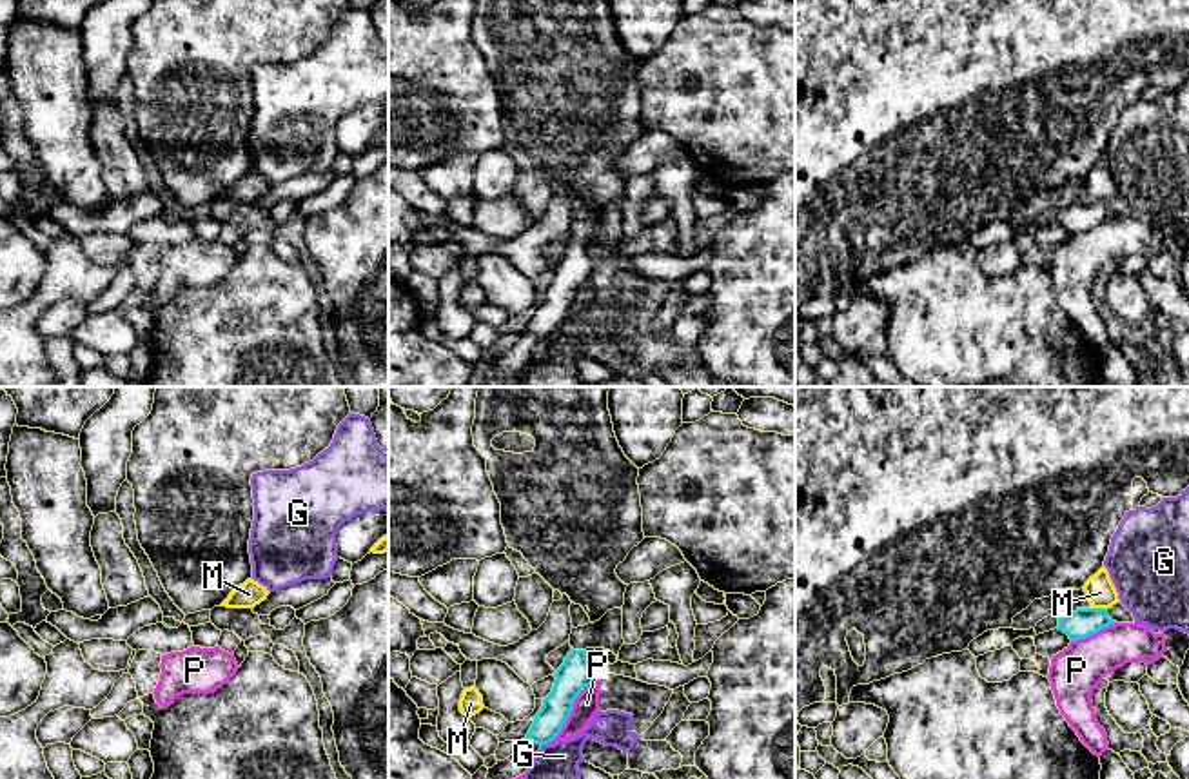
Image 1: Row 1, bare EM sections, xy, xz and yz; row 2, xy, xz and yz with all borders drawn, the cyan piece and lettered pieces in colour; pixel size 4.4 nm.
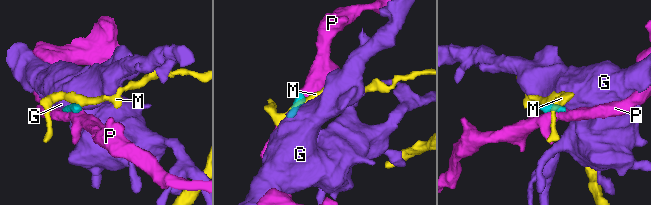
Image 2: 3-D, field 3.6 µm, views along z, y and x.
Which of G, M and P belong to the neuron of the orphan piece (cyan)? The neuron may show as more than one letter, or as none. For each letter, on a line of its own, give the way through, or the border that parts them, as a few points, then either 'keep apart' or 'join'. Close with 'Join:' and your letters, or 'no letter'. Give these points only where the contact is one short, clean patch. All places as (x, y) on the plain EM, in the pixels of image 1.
G: border along xz (541, 336), (547, 338); keep apart
M: border along yz (1093, 200), (1106, 204); keep apart
P: border along xz (596, 269), (576, 291), (561, 324), (547, 336); keep apart
Join: no letter

